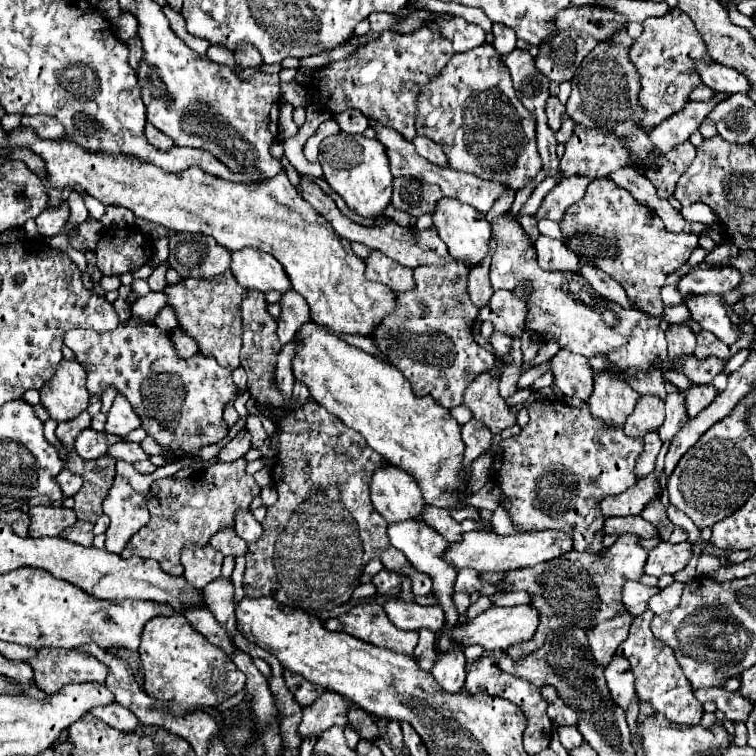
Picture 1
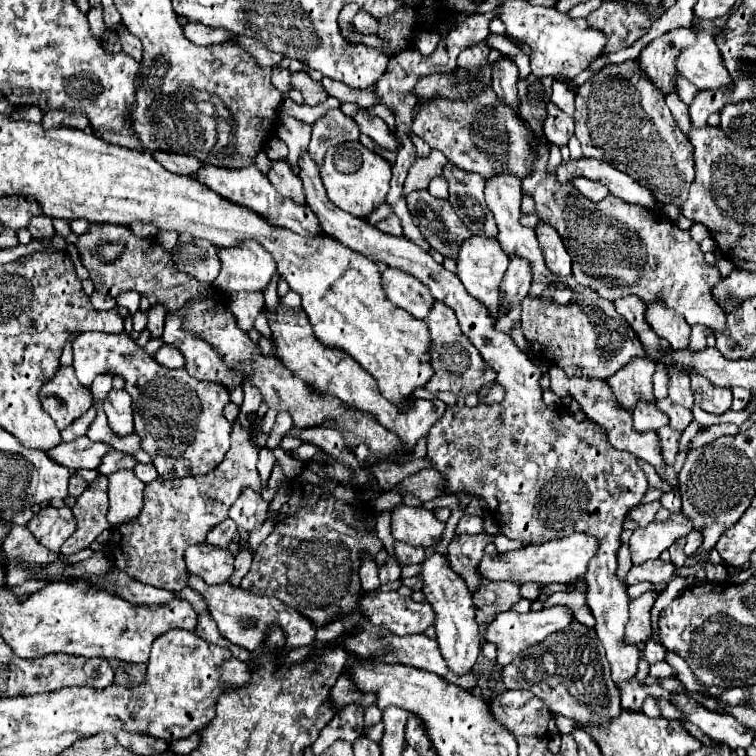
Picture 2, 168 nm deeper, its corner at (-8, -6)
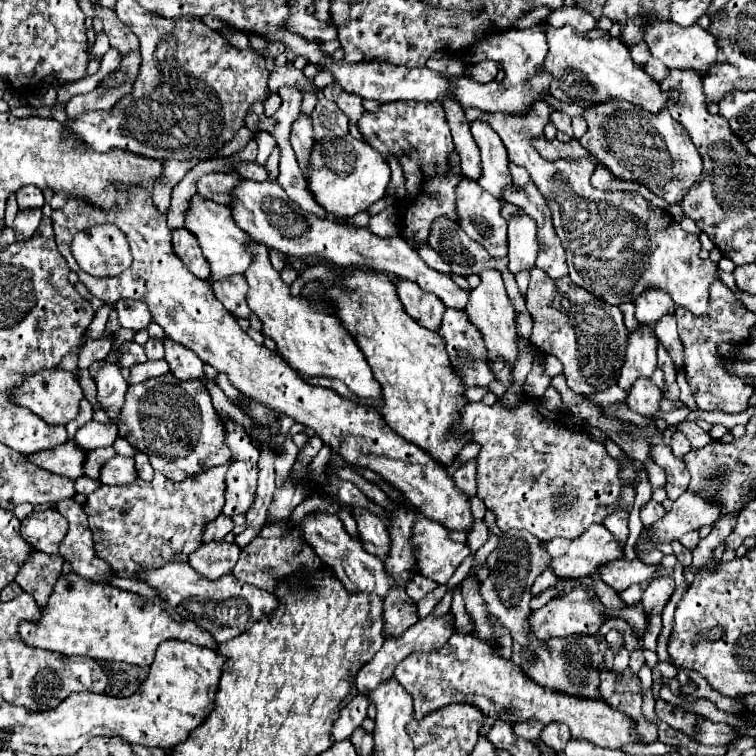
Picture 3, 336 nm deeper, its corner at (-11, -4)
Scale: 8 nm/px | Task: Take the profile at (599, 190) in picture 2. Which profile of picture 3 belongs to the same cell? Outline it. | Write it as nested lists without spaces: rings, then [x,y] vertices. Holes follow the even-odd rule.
[[[596,165],[596,171],[592,175],[592,185],[600,191],[636,191],[640,193],[644,199],[648,199],[650,203],[654,203],[660,209],[666,209],[668,203],[664,199],[660,199],[656,193],[648,191],[644,185],[636,183],[636,181],[624,181],[624,179],[616,179],[606,167]]]

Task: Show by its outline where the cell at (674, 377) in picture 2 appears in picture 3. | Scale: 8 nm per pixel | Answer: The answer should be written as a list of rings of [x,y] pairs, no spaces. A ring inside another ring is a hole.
[[[668,315],[668,317],[660,319],[660,321],[654,325],[654,331],[656,331],[656,337],[660,339],[660,343],[668,349],[668,353],[670,353],[670,357],[672,357],[672,361],[674,361],[676,373],[684,371],[684,349],[682,349],[684,345],[680,343],[674,315]]]

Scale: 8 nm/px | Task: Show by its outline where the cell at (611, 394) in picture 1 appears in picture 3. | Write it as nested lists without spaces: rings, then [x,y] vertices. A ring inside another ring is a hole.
[[[642,325],[640,331],[628,335],[628,349],[616,383],[620,389],[630,391],[636,379],[652,377],[656,371],[656,345],[654,331],[648,325]]]

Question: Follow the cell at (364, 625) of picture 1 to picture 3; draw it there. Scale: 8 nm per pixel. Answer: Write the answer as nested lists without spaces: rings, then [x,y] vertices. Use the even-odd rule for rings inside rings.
[[[456,631],[444,647],[408,655],[398,663],[394,677],[414,697],[414,719],[422,719],[450,703],[468,703],[494,719],[540,721],[544,725],[566,723],[574,739],[584,739],[596,747],[622,749],[628,743],[644,743],[640,735],[636,735],[636,721],[628,719],[628,715],[612,709],[602,699],[570,697],[532,683],[524,671],[514,667],[508,659],[498,657],[492,645],[474,635]]]

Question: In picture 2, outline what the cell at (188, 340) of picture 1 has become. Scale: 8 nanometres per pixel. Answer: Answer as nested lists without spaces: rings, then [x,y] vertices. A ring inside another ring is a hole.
[[[163,345],[153,357],[159,361],[159,365],[163,365],[167,369],[179,369],[179,367],[185,365],[183,355],[175,347],[171,347],[171,345]]]

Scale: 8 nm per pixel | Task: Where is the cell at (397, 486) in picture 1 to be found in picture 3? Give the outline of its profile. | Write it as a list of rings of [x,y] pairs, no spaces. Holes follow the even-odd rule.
[[[420,517],[414,523],[412,545],[420,575],[436,581],[438,585],[448,583],[456,567],[470,553],[466,543],[452,541],[446,527],[440,527],[440,523],[432,523],[426,517]]]

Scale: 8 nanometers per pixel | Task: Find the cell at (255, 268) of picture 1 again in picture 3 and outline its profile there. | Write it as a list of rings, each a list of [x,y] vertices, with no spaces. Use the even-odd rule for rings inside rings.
[[[194,195],[190,199],[190,205],[186,209],[186,229],[190,229],[202,247],[202,253],[206,261],[212,267],[214,279],[226,279],[232,275],[244,275],[244,271],[254,263],[254,255],[250,253],[250,245],[254,243],[252,237],[236,227],[232,213],[226,205],[212,203],[200,195]]]

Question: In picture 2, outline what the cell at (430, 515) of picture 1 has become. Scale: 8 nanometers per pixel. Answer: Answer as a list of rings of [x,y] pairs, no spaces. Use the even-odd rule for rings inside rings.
[[[487,533],[457,535],[457,539],[449,543],[449,565],[467,583],[471,593],[477,593],[481,587],[479,563],[483,559],[483,549],[489,543],[493,543],[493,537]]]

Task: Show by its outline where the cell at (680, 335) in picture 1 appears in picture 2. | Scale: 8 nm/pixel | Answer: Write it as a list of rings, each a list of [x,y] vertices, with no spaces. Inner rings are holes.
[[[653,301],[645,309],[645,321],[649,321],[651,329],[669,341],[669,345],[679,351],[687,349],[689,343],[689,325],[687,321],[673,309],[669,309],[663,301]]]

